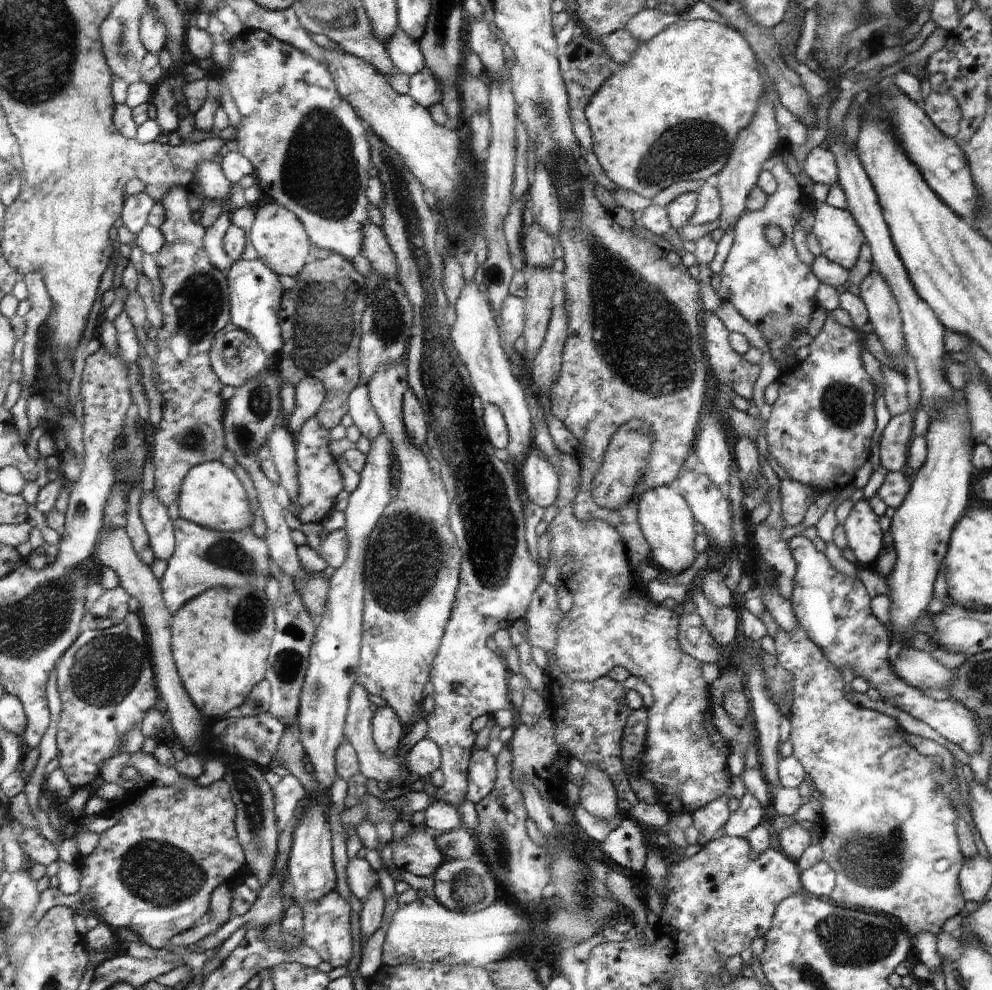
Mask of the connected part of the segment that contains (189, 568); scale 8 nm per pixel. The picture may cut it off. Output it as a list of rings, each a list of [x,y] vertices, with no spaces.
[[[180,517],[173,522],[175,549],[168,560],[168,568],[160,580],[164,604],[171,616],[183,604],[216,587],[234,588],[252,585],[264,589],[270,576],[268,558],[271,557],[267,540],[253,533],[251,527],[242,531],[217,531],[206,528]]]

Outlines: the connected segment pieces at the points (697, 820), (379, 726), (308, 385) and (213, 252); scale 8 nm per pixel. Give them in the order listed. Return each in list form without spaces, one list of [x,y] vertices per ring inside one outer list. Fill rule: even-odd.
[[[724,793],[718,799],[711,800],[710,803],[698,807],[694,811],[693,824],[699,834],[704,834],[708,841],[714,838],[714,834],[729,819],[729,814],[731,813],[727,805],[729,797],[729,793]]]
[[[385,705],[373,712],[371,731],[378,750],[387,757],[396,757],[398,744],[405,736],[406,730],[392,708]]]
[[[310,375],[295,384],[295,407],[285,418],[288,428],[296,434],[306,420],[316,416],[325,401],[325,386],[321,380]]]
[[[224,209],[222,214],[208,227],[207,236],[204,239],[204,248],[212,264],[222,272],[227,272],[232,266],[233,260],[227,255],[223,245],[223,238],[231,225],[231,215]]]

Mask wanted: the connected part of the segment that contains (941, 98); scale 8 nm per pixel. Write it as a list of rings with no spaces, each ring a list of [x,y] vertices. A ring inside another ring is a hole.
[[[932,91],[923,103],[924,112],[927,113],[937,129],[949,137],[955,137],[958,134],[960,107],[958,101],[950,93]]]

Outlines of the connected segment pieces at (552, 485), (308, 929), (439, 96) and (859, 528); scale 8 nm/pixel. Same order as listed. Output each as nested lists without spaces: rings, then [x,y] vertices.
[[[542,452],[528,454],[524,462],[519,464],[519,473],[524,483],[526,501],[543,507],[558,501],[559,475]]]
[[[336,889],[320,896],[318,900],[303,904],[303,934],[301,939],[306,947],[320,953],[324,961],[332,966],[346,966],[352,956],[351,916],[354,914],[350,904],[346,902]]]
[[[428,67],[410,76],[410,96],[426,108],[448,98],[443,84]]]
[[[857,496],[844,522],[848,547],[854,552],[858,565],[863,568],[870,569],[871,564],[884,550],[880,519],[871,507],[869,499]]]

